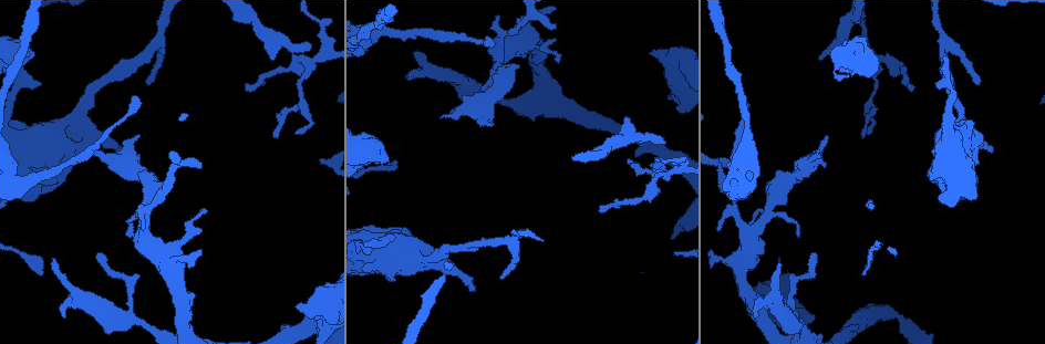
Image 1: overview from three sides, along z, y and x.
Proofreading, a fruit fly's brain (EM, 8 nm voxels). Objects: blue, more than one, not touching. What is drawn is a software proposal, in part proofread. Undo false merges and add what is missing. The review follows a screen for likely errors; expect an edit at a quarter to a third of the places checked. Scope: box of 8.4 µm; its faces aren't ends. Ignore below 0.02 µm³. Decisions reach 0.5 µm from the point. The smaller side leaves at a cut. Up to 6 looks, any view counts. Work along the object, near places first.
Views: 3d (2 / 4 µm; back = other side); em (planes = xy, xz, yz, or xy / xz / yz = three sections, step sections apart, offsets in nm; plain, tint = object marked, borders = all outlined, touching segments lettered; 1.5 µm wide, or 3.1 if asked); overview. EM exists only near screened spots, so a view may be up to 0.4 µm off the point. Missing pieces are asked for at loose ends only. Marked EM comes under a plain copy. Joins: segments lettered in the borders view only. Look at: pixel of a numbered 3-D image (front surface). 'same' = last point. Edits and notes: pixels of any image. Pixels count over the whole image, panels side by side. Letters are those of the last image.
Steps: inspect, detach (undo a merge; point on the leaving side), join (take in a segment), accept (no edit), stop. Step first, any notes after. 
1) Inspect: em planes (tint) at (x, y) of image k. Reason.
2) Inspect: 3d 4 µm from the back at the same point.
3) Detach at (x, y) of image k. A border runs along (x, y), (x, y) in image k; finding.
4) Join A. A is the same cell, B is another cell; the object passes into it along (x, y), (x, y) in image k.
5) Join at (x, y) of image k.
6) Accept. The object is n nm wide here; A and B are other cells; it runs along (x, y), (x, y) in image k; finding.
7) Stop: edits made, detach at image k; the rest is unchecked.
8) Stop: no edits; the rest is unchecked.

Inspect: 3d 2 µm at (880, 66) of image 1. Looks like a crossing.

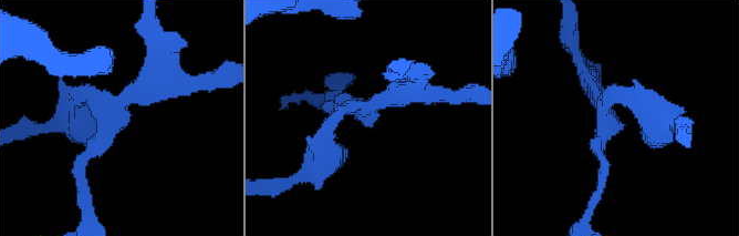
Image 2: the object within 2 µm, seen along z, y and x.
Inspect: em planes (borders) at (109, 117) of image 2. 4 arms meet here.

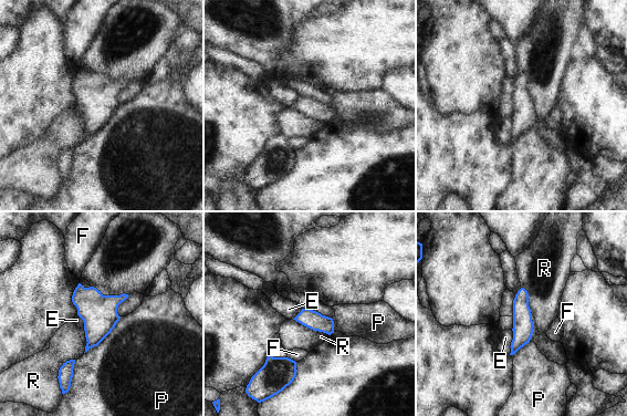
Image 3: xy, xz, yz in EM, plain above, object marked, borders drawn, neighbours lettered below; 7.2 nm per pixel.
Accept. E, F, P and R are other cells; a border runs along (522, 287), (531, 313), (530, 341) in image 3; one neuron here.

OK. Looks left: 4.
Inspect: em planes (borders) at (797, 236) of image 1. An open end.

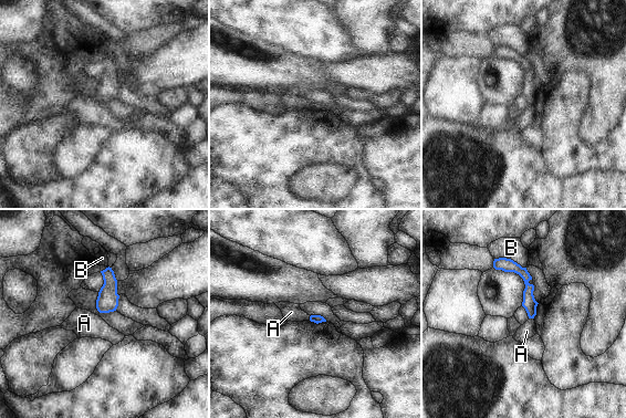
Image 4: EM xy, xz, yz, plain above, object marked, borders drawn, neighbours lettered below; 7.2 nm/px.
Accept. The longest contact is with B, 240 nm; A and B are other cells; a border runs along (311, 315), (309, 320) in image 4; no lettered segment goes on from it.

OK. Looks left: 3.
Inspect: em planes (borders) at (818, 149) of image 1. An open end.

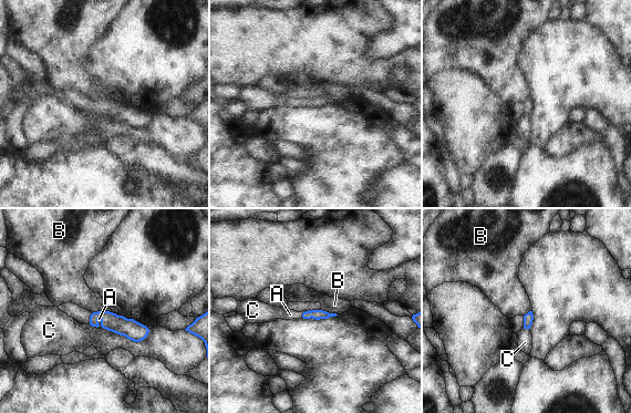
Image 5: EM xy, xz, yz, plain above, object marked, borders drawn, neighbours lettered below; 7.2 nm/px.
Join at (82, 316) of image 5. The longest contact is with C, 340 nm; A is the same cell, B and C are other cells; the object passes into it along (120, 324), (90, 318), (82, 316) in image 5; it goes on there.

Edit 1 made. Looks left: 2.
Stop: edits made, join at image 5; the rest is unchecked.

